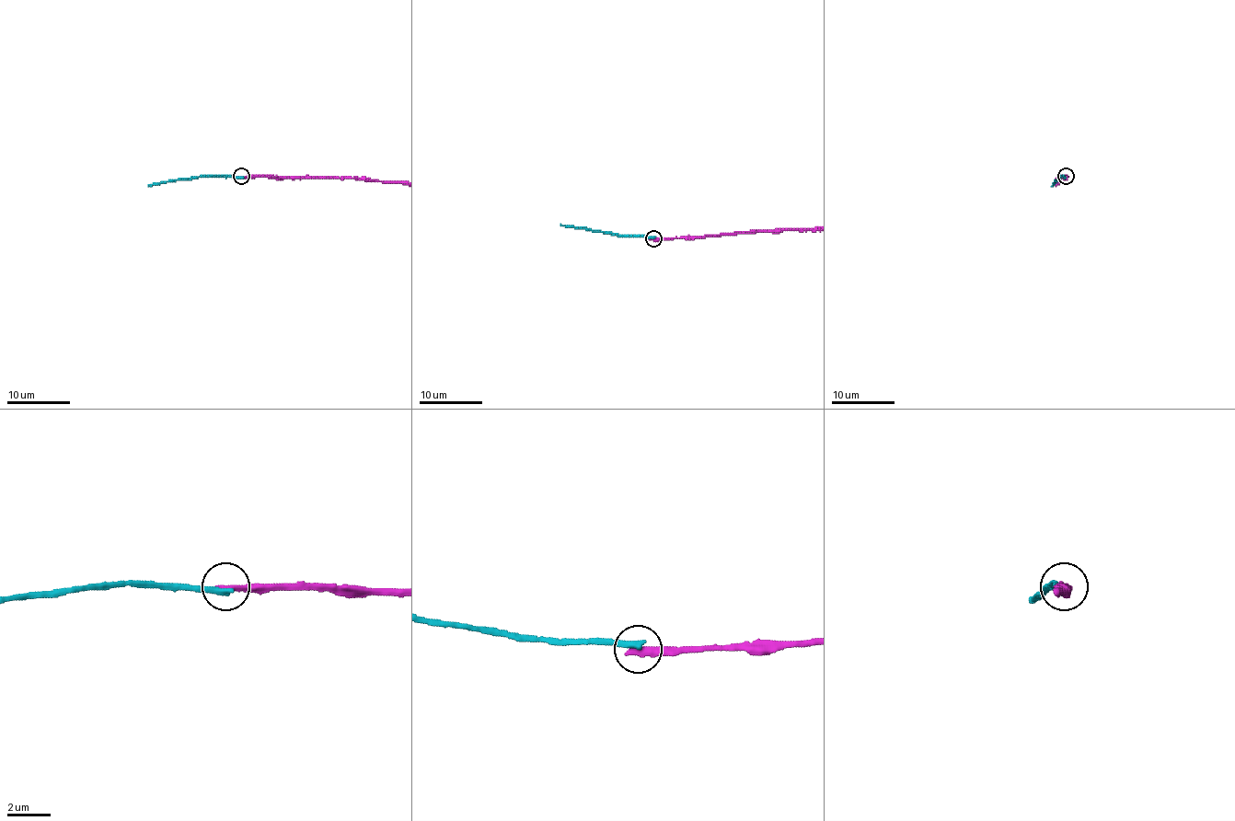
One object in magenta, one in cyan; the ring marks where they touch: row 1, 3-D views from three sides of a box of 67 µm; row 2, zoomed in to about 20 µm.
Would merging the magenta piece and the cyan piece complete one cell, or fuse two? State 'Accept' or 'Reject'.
Reject

